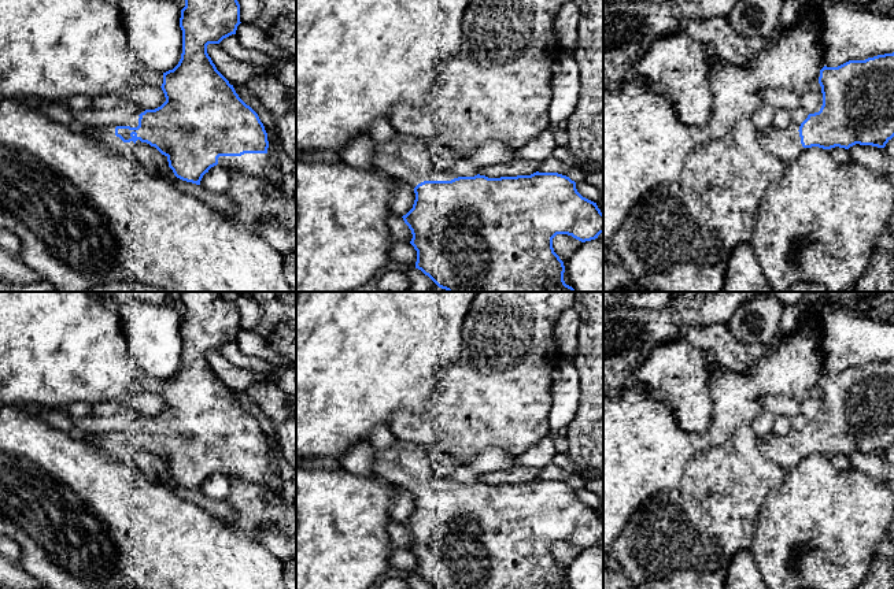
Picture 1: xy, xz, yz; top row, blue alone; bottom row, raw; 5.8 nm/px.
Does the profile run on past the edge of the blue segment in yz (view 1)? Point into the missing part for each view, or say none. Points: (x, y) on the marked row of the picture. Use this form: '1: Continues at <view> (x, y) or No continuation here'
1: Continues at yz (784, 143)

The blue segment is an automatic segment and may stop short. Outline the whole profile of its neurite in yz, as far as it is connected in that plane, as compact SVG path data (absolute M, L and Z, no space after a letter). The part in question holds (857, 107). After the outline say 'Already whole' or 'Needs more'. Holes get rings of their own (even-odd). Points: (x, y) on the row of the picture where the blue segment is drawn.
M894 52L865 60L849 60L838 67L824 66L819 84L823 93L819 112L809 114L799 127L791 122L786 127L772 125L760 131L760 142L769 153L787 164L805 148L849 149L856 144L884 148L894 137Z. Needs more

